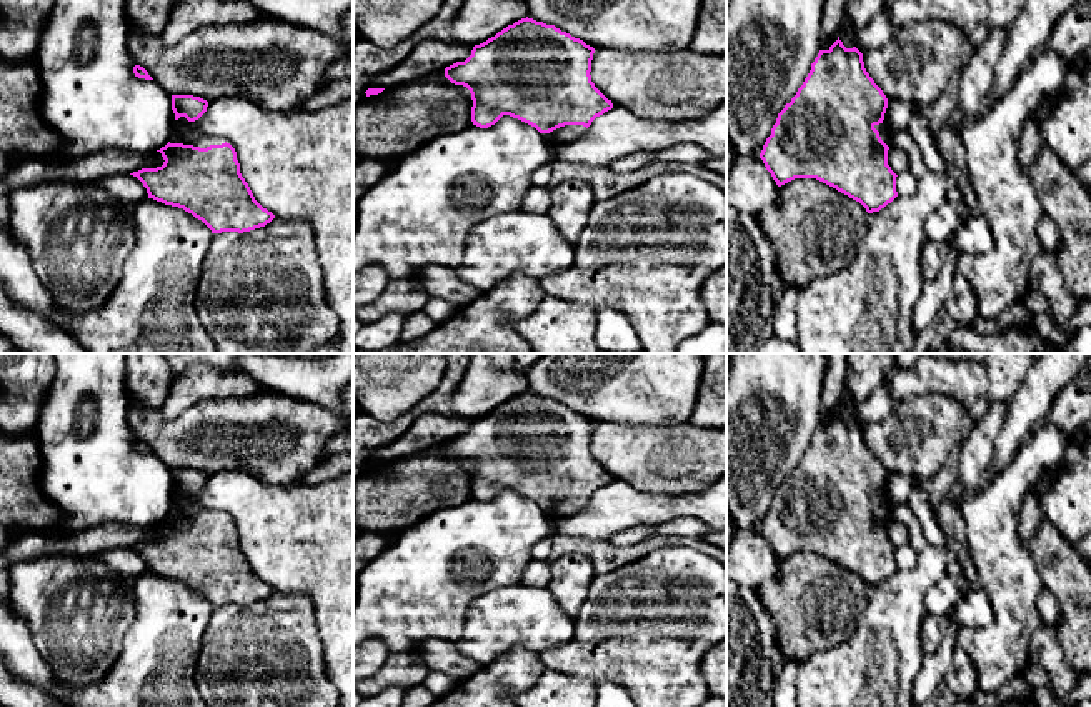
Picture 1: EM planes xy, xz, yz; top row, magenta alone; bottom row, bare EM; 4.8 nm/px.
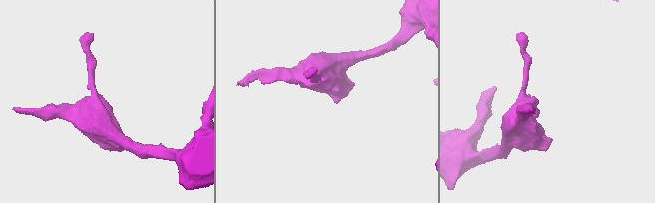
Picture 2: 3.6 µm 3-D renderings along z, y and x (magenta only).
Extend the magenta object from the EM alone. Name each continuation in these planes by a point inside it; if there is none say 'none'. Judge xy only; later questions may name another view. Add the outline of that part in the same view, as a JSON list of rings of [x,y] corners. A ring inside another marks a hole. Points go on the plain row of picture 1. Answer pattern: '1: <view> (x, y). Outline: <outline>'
1: xy (185, 506). Outline: [[[172,484],[172,507],[170,507],[170,517],[183,517],[183,519],[193,519],[200,522],[207,522],[210,519],[222,519],[223,514],[217,510],[210,510],[200,505],[198,495],[188,495],[185,490],[175,492],[175,487]]]

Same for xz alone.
1: xz (565, 507). Outline: [[[565,499],[550,507],[541,507],[543,514],[550,519],[566,517],[578,514],[585,509],[586,500],[583,499]]]

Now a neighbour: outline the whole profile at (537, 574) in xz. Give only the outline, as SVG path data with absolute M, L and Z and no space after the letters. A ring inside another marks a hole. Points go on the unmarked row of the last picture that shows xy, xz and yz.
M531 560L523 572L523 584L530 587L548 587L550 584L550 562Z

